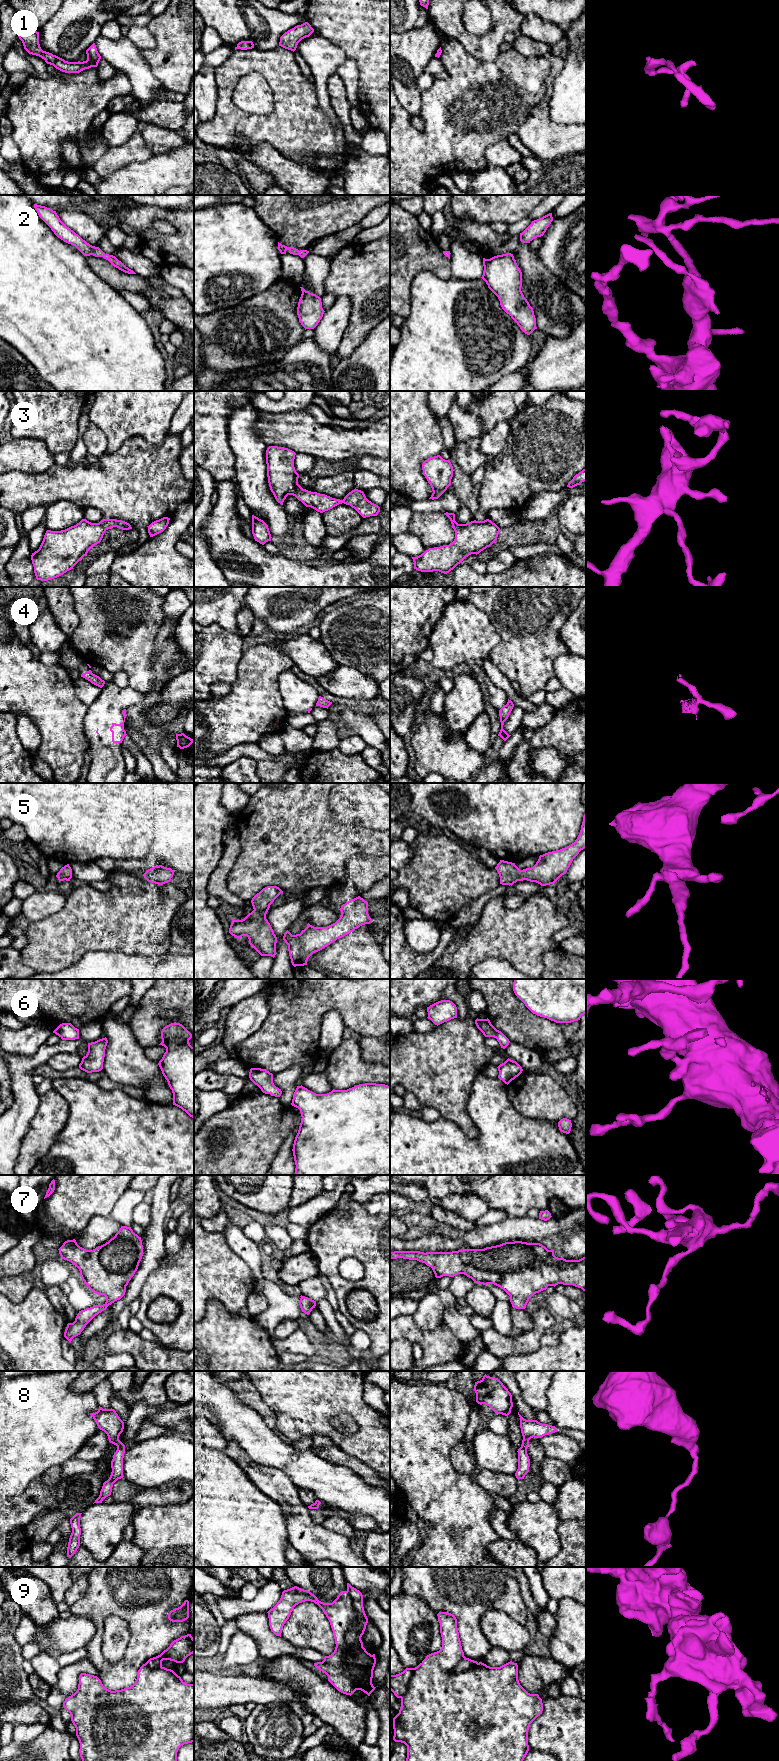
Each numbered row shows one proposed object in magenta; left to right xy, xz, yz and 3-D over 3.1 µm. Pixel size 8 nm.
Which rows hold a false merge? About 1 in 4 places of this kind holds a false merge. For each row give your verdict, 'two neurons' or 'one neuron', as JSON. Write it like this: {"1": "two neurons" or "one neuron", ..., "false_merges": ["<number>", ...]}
{"1": "one neuron", "2": "one neuron", "3": "one neuron", "4": "two neurons", "5": "one neuron", "6": "one neuron", "7": "one neuron", "8": "two neurons", "9": "two neurons", "false_merges": ["4", "8", "9"]}

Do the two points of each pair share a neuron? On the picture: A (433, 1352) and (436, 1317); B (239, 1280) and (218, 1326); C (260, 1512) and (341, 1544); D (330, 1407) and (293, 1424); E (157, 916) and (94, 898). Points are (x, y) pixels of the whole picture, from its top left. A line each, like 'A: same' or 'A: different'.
A: different
B: different
C: different
D: same
E: same

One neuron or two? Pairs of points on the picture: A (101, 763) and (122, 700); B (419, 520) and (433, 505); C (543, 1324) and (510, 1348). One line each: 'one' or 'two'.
A: one
B: two
C: one

